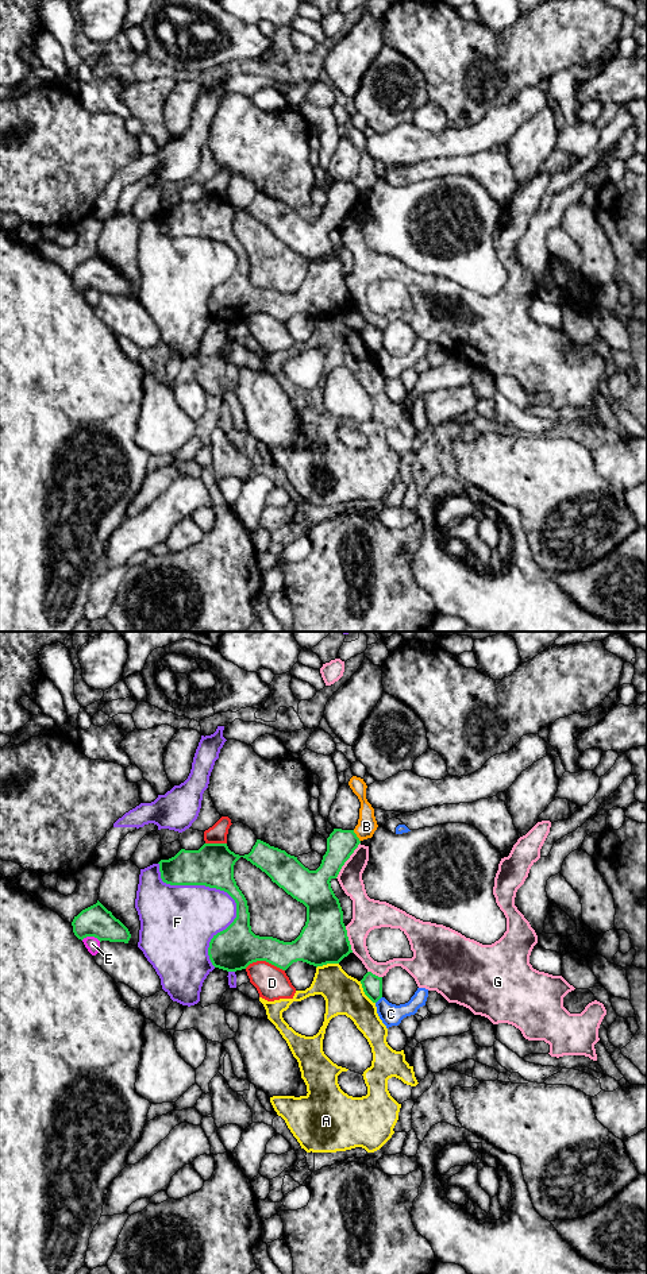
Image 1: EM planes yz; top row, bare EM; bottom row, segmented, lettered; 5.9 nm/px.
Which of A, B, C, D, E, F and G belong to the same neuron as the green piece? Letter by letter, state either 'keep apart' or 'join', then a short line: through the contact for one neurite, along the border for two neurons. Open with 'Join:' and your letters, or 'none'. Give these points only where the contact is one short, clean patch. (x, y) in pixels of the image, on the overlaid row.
Join: none
A: keep apart
B: keep apart
C: keep apart; line yz (381, 996), (376, 1003)
D: keep apart
E: keep apart
F: keep apart
G: keep apart

